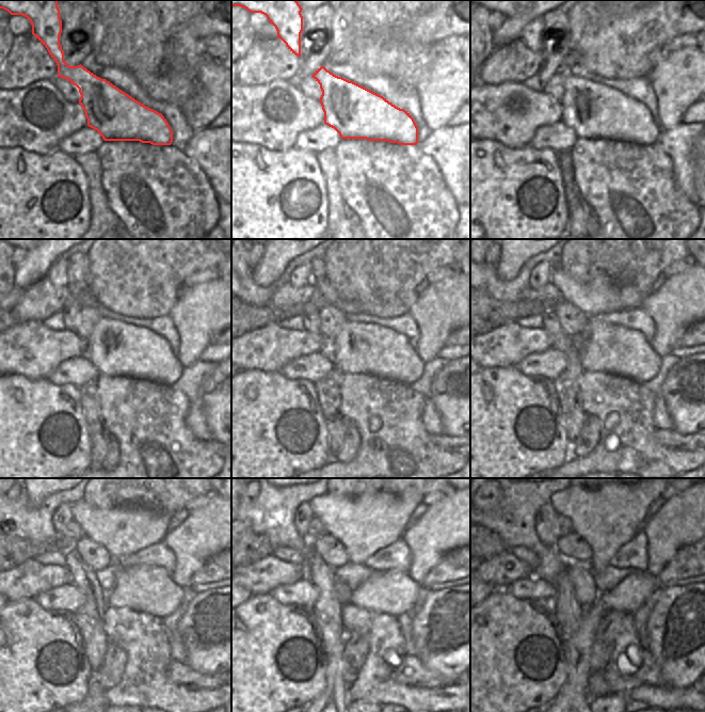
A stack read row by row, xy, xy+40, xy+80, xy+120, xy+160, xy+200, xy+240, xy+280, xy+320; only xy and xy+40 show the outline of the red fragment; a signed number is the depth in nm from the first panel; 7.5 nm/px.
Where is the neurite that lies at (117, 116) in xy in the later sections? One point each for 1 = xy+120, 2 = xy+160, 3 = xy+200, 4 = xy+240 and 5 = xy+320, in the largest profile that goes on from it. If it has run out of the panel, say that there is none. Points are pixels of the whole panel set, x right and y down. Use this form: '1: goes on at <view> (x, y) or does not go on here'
1: goes on at xy+120 (114, 348)
2: goes on at xy+160 (357, 347)
3: goes on at xy+200 (610, 348)
4: goes on at xy+240 (147, 589)
5: goes on at xy+320 (634, 590)

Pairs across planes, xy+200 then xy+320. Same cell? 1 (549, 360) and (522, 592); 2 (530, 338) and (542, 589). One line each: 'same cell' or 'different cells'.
1: same cell
2: different cells

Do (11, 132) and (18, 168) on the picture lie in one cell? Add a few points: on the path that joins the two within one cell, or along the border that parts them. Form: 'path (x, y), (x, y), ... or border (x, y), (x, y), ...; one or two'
border (11, 146), (19, 146), (38, 154); two

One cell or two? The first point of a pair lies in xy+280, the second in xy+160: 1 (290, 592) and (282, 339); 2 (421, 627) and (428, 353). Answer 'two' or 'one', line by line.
1: two
2: two

